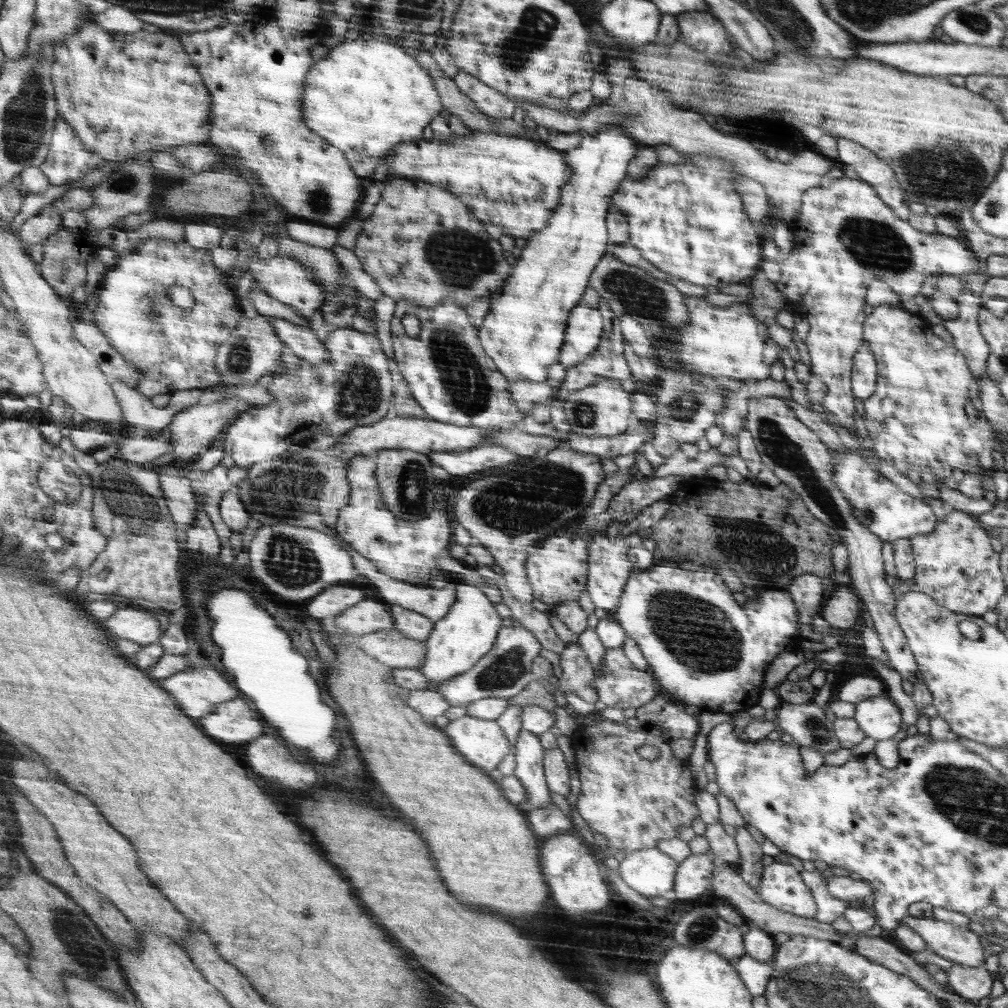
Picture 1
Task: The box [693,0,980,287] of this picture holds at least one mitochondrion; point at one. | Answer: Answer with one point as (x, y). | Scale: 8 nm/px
(879, 249)

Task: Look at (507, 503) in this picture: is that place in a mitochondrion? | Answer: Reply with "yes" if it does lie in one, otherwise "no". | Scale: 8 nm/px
yes

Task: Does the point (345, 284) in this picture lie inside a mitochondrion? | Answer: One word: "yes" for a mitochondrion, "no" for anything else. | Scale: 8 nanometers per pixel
no

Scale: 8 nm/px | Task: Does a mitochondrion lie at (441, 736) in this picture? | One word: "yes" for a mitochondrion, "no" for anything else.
no

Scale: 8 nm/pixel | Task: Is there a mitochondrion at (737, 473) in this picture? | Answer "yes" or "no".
no

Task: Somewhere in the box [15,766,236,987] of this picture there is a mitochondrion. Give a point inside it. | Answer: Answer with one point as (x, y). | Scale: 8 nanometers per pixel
(80, 943)

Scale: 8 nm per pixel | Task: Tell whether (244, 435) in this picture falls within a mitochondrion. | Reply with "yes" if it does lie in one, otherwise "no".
no

